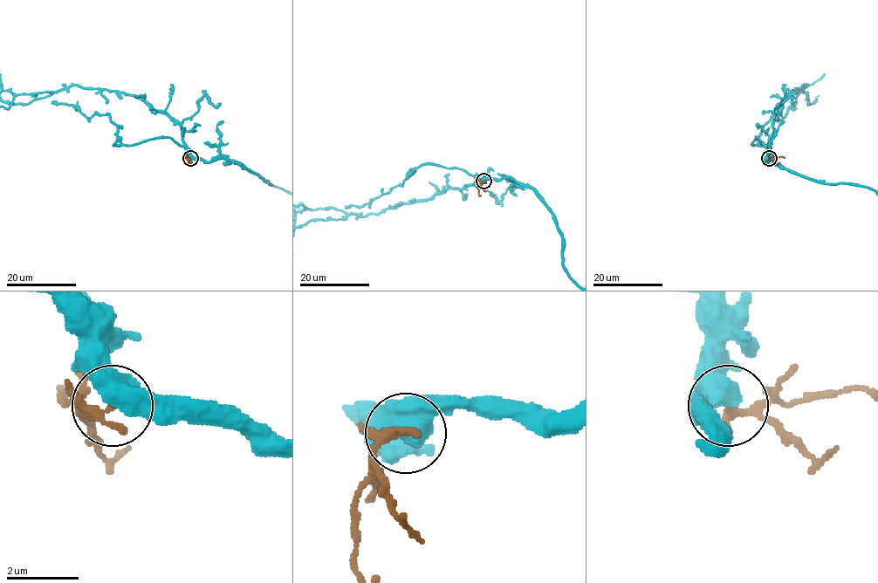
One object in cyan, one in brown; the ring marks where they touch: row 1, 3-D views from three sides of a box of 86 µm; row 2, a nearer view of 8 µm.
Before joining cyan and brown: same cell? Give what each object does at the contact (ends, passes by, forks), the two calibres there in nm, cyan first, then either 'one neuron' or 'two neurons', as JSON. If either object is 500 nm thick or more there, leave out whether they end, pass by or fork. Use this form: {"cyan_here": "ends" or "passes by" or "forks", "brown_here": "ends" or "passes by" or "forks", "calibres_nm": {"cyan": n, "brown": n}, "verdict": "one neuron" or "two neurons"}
{"calibres_nm": {"cyan": 500, "brown": 190}, "verdict": "two neurons"}

